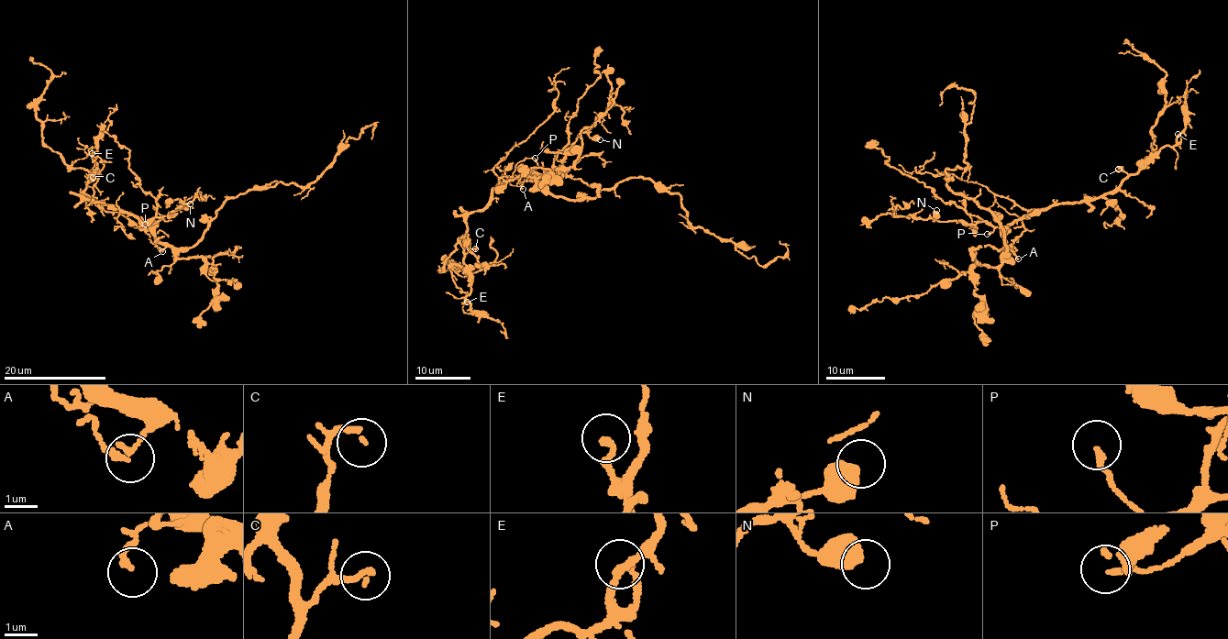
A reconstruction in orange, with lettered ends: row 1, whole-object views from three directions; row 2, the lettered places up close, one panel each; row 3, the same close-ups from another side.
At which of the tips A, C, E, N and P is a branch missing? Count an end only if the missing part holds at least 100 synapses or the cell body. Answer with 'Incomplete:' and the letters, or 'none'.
Incomplete: none

